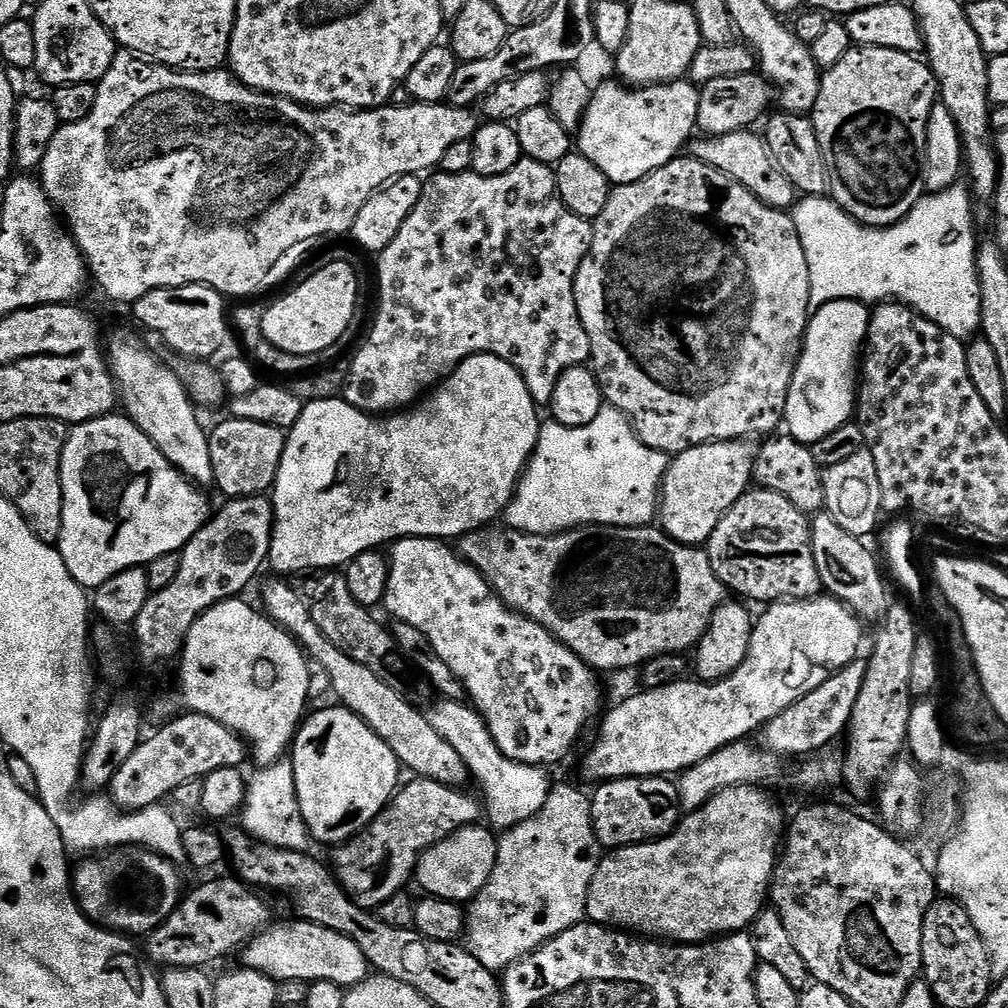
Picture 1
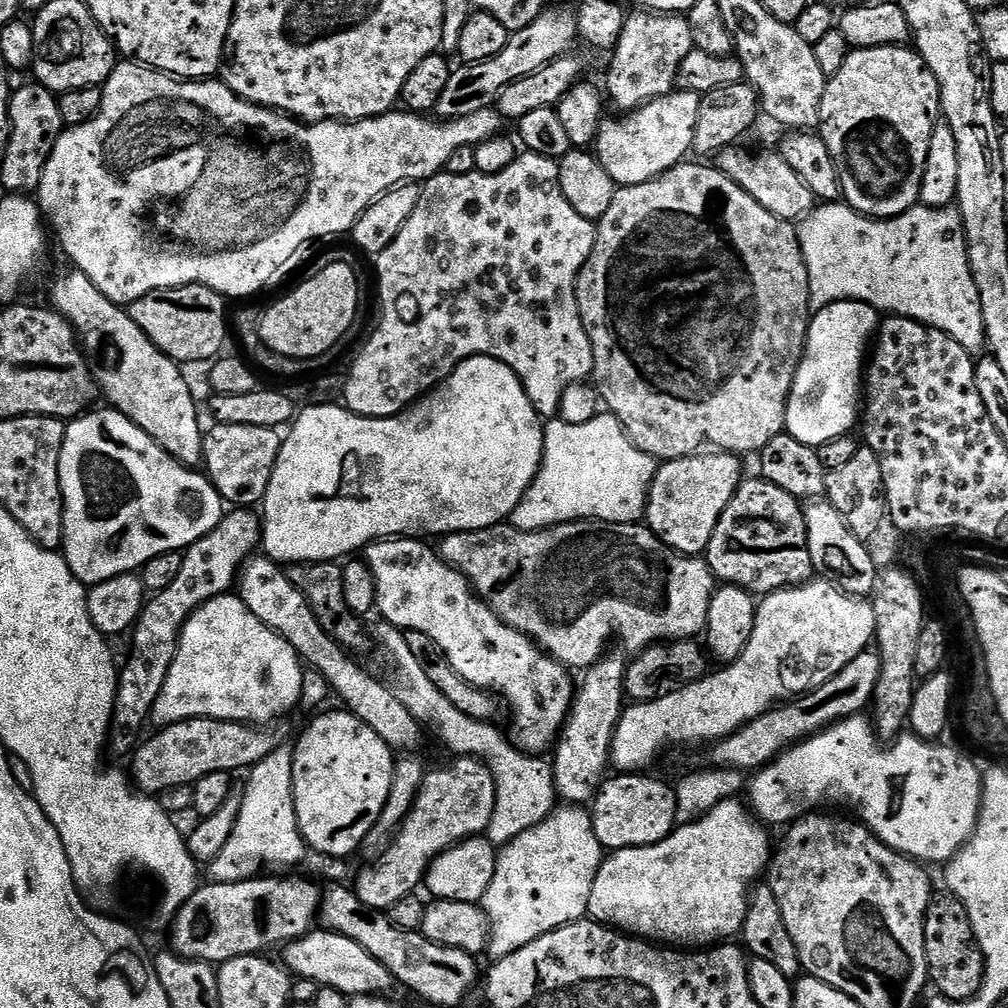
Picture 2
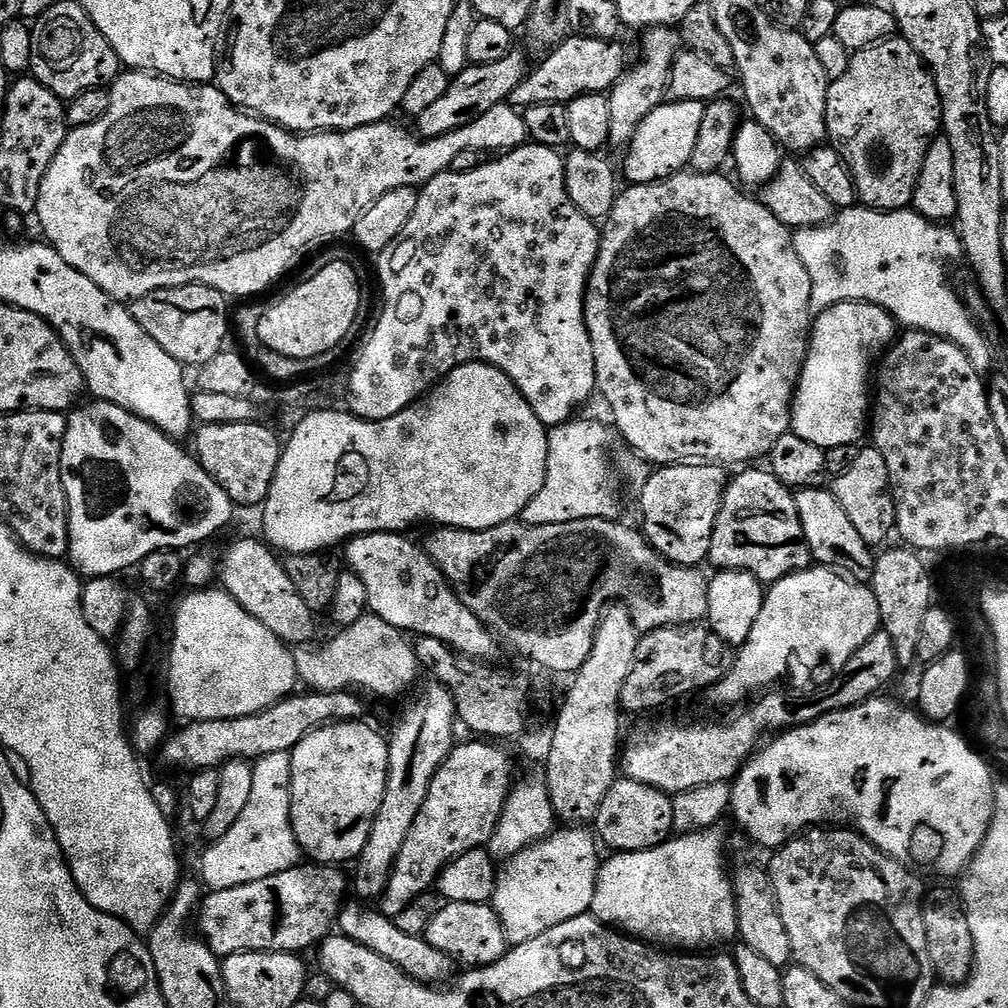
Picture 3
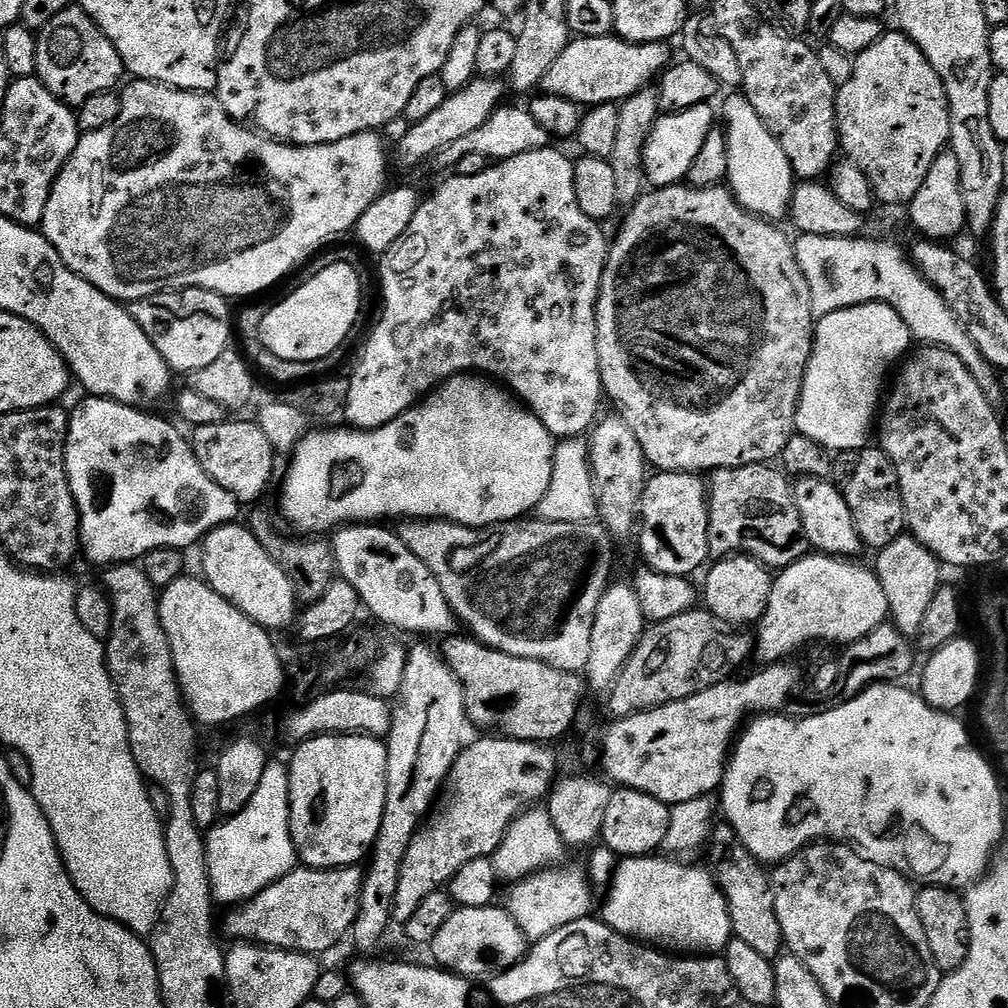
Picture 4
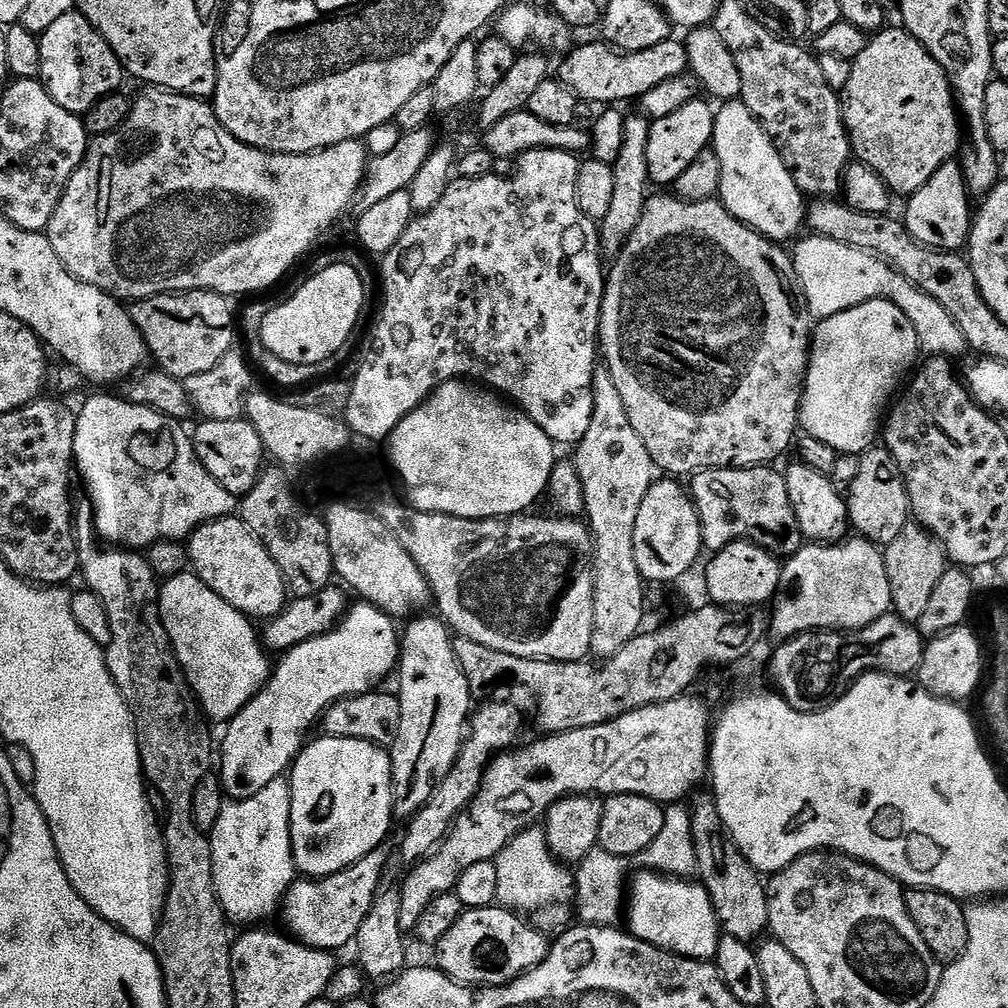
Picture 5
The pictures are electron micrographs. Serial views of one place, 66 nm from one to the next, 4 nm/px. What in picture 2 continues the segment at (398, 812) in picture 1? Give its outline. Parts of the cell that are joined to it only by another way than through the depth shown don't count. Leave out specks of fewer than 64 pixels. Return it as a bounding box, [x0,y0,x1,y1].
[354,756,496,913]

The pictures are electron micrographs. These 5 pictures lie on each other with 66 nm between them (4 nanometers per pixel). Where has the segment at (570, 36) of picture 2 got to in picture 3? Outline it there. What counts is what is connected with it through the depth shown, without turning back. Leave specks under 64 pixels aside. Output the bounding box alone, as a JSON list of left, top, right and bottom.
[415,50,525,140]

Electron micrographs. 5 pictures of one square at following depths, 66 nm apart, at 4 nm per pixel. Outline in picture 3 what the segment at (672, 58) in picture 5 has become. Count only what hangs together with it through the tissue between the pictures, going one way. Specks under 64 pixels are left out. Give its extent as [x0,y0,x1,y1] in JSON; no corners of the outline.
[510,34,629,110]

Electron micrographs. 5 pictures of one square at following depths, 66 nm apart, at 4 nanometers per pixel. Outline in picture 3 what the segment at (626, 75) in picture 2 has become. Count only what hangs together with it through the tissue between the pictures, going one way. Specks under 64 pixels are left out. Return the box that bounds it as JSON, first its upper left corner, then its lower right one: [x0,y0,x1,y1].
[607,27,682,149]

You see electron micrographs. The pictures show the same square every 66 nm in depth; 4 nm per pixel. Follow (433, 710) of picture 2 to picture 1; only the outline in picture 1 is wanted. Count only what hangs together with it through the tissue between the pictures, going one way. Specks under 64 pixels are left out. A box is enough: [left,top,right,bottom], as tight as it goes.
[426,698,554,830]

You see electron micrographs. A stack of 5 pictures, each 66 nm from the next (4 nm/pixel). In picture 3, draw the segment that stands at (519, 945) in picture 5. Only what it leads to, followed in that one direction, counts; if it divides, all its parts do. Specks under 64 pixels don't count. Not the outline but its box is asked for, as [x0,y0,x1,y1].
[423,903,510,970]

